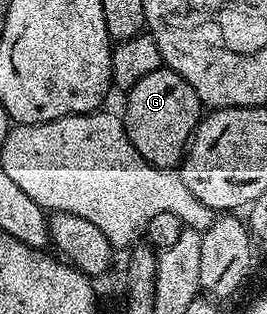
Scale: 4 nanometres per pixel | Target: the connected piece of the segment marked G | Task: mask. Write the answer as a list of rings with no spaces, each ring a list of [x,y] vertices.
[[[163,68],[156,72],[148,72],[148,76],[136,80],[136,84],[129,87],[125,94],[124,123],[128,140],[135,146],[136,152],[144,160],[160,169],[177,167],[186,152],[186,145],[190,142],[190,137],[194,135],[194,129],[198,126],[198,119],[204,114],[204,103],[196,96],[196,92],[192,92],[192,84],[188,84],[188,80],[181,78],[176,71]]]

